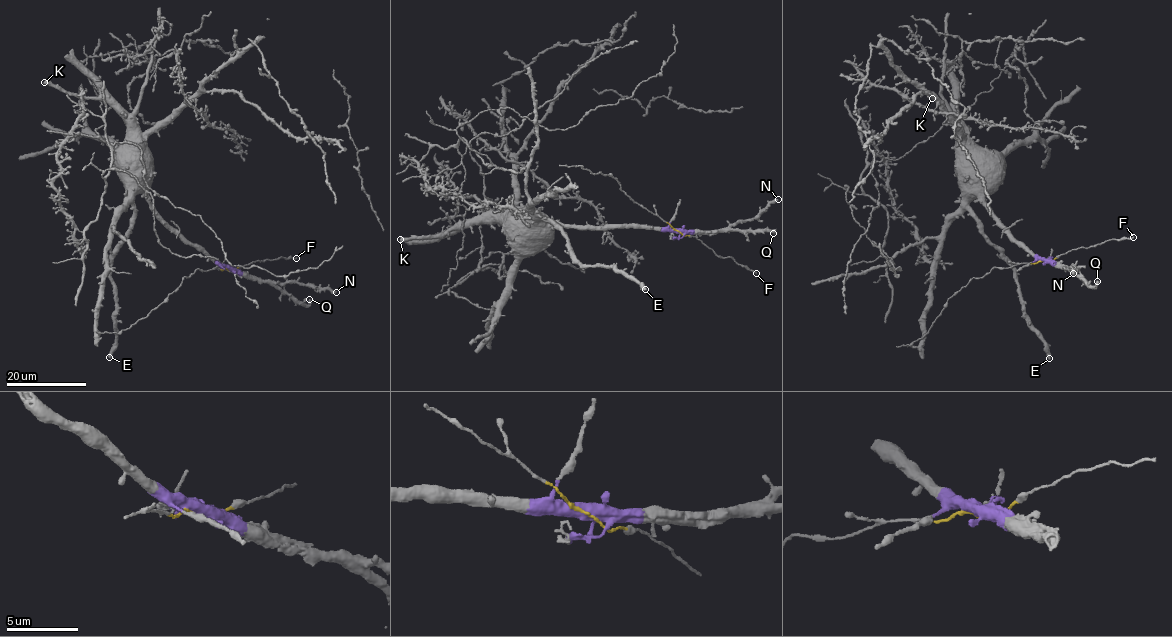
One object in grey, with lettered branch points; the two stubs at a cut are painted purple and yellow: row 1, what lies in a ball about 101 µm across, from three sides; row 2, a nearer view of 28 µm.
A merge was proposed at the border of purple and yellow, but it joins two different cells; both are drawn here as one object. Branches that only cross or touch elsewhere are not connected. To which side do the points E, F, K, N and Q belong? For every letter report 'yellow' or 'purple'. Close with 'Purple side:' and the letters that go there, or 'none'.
E: purple
F: yellow
K: purple
N: purple
Q: purple
Purple side: E, K, N, Q

